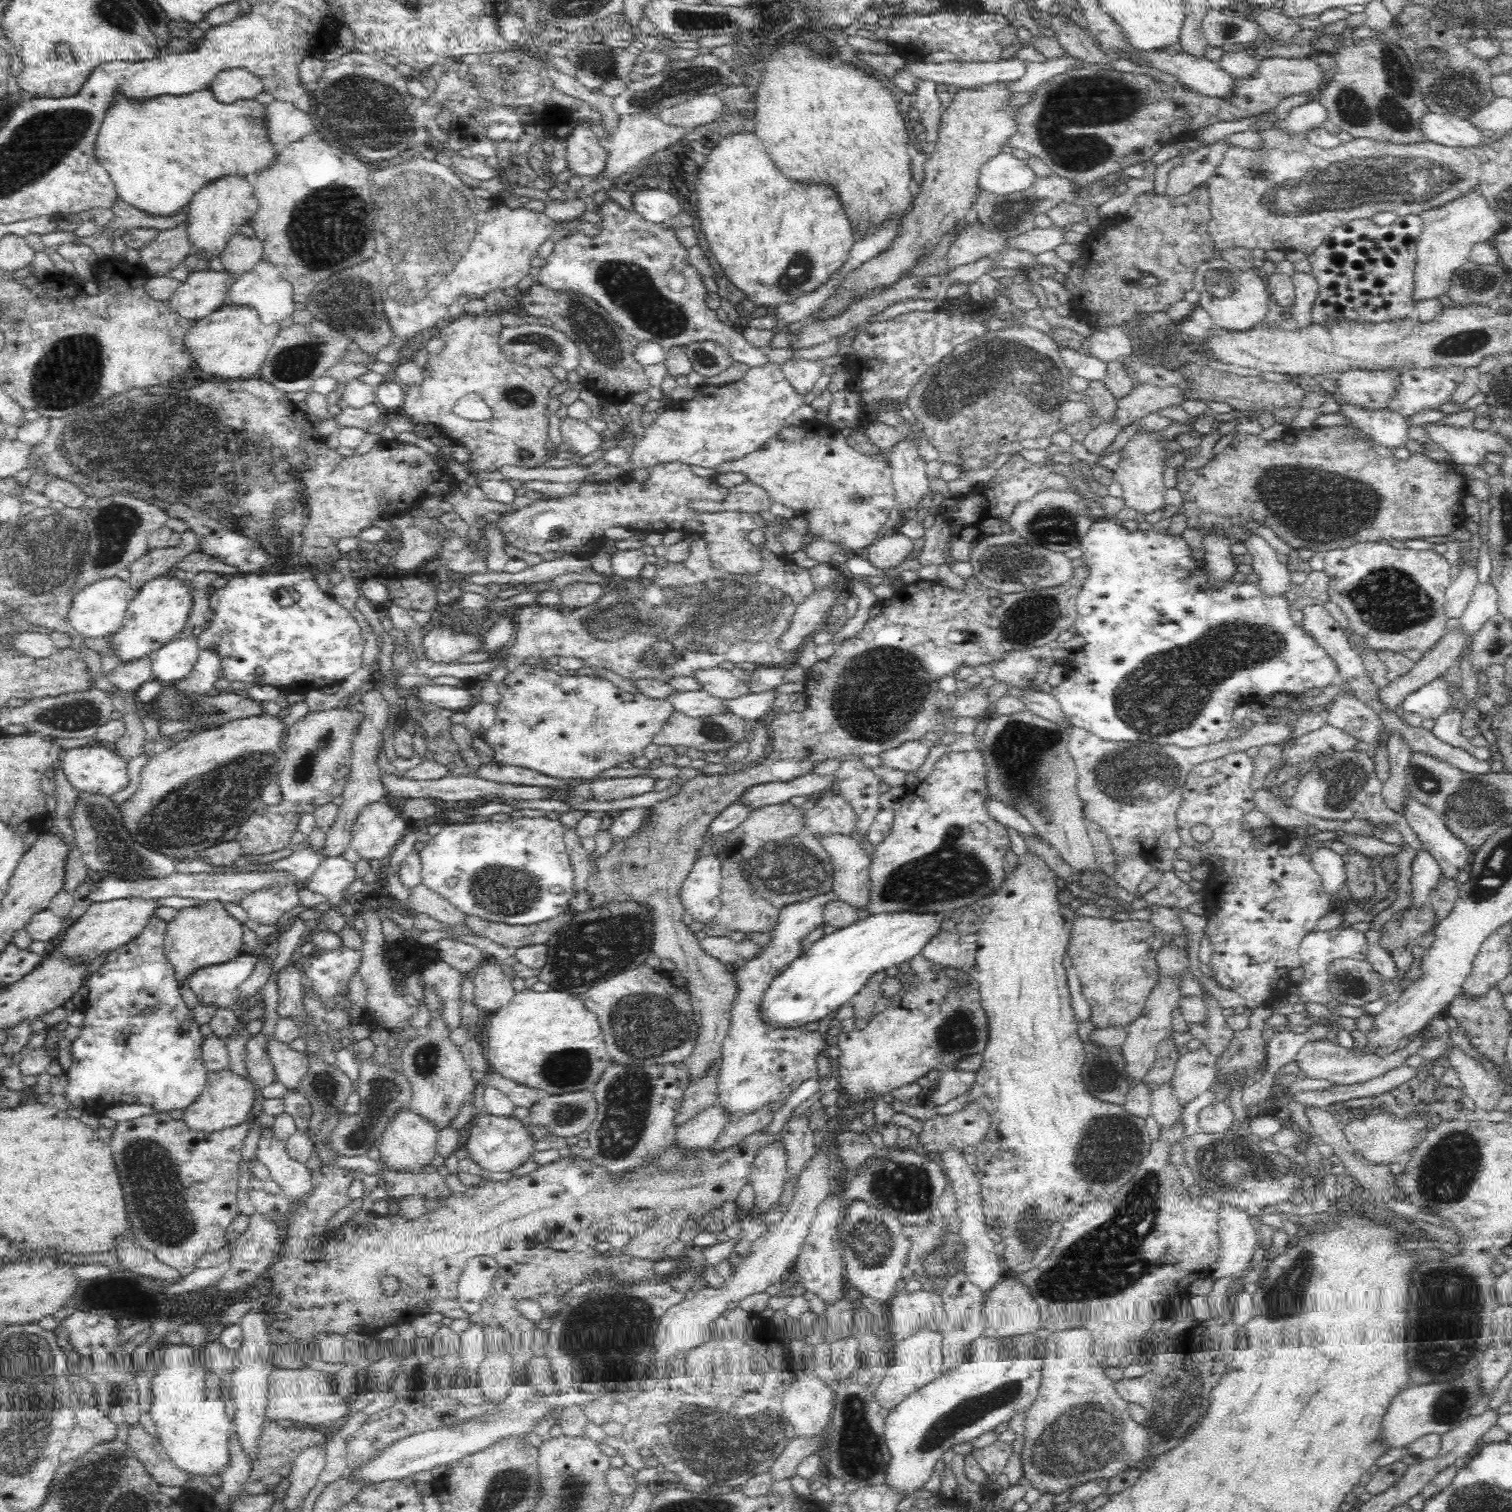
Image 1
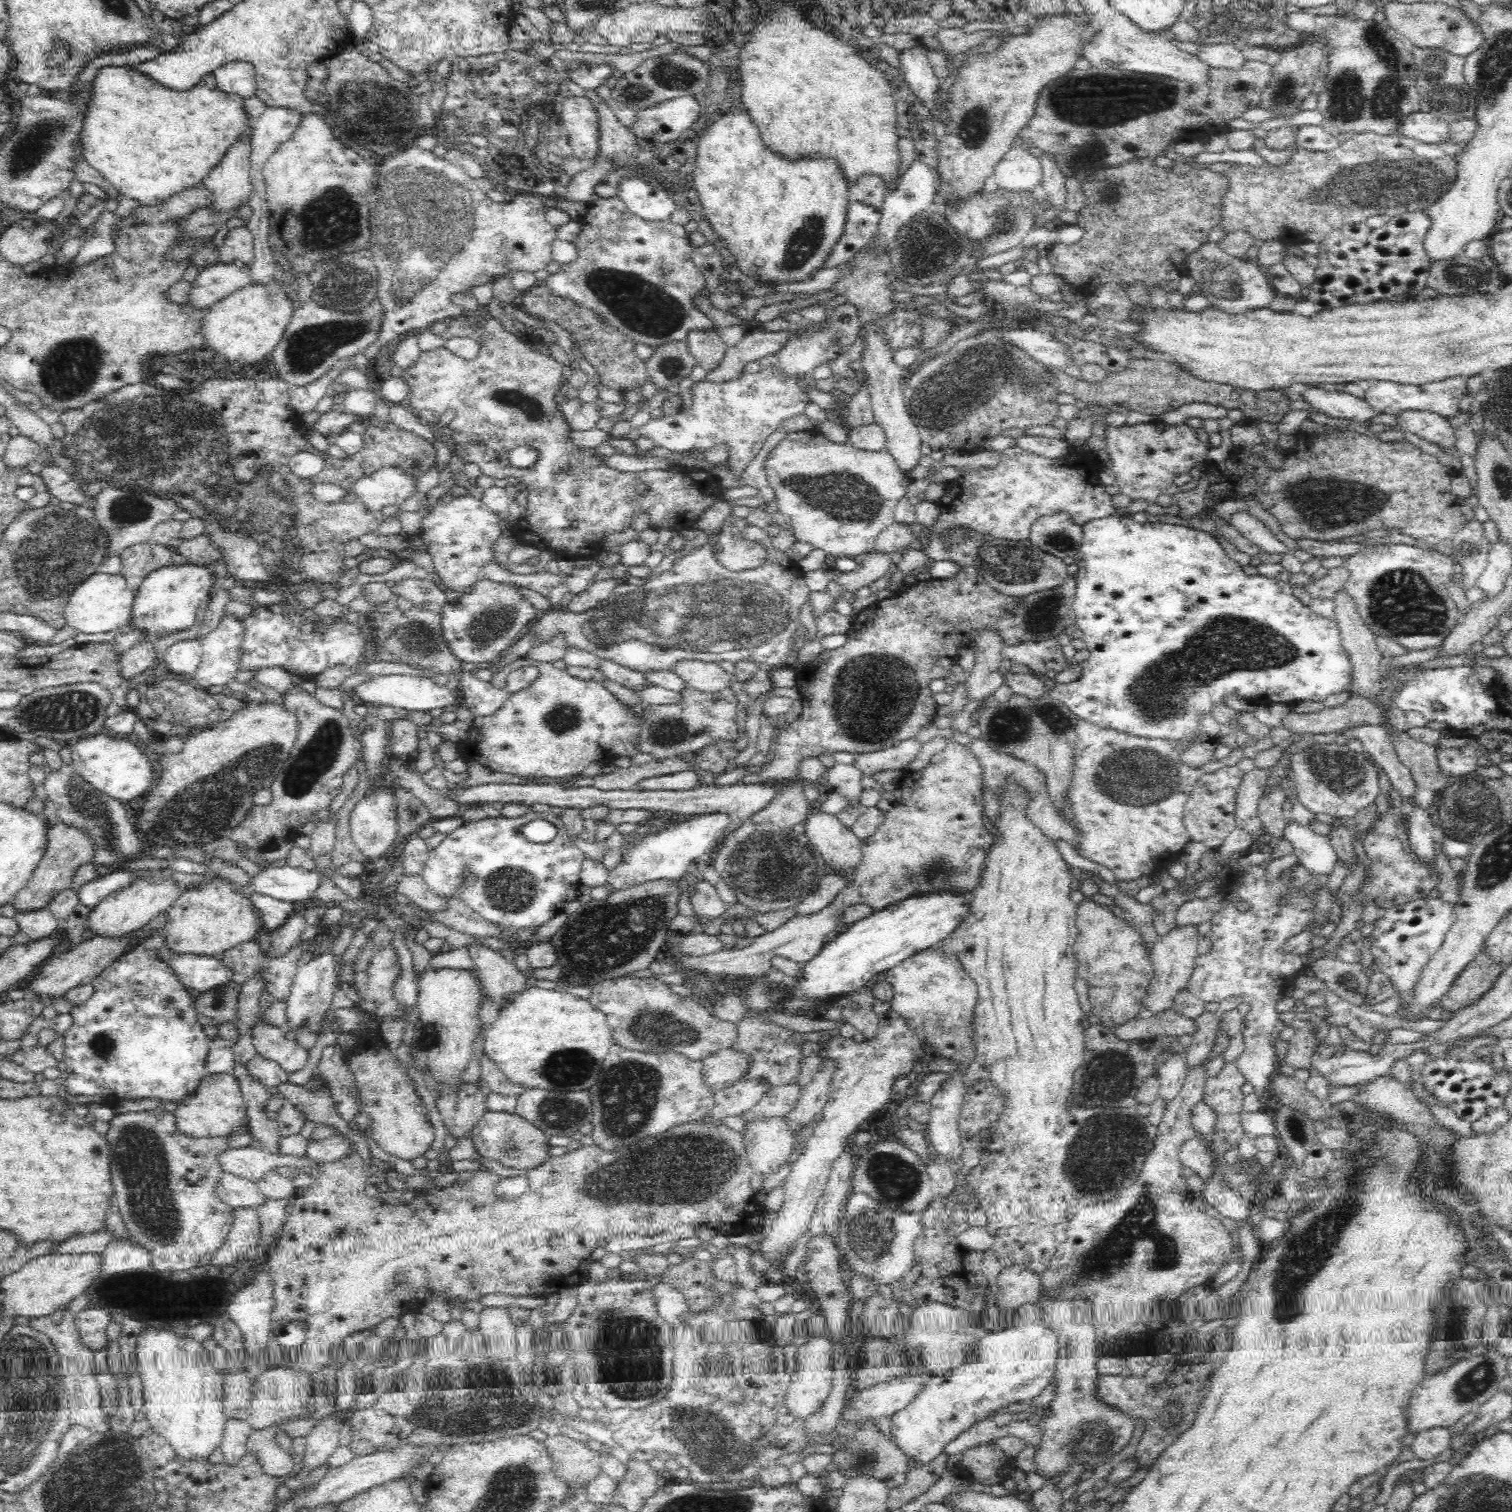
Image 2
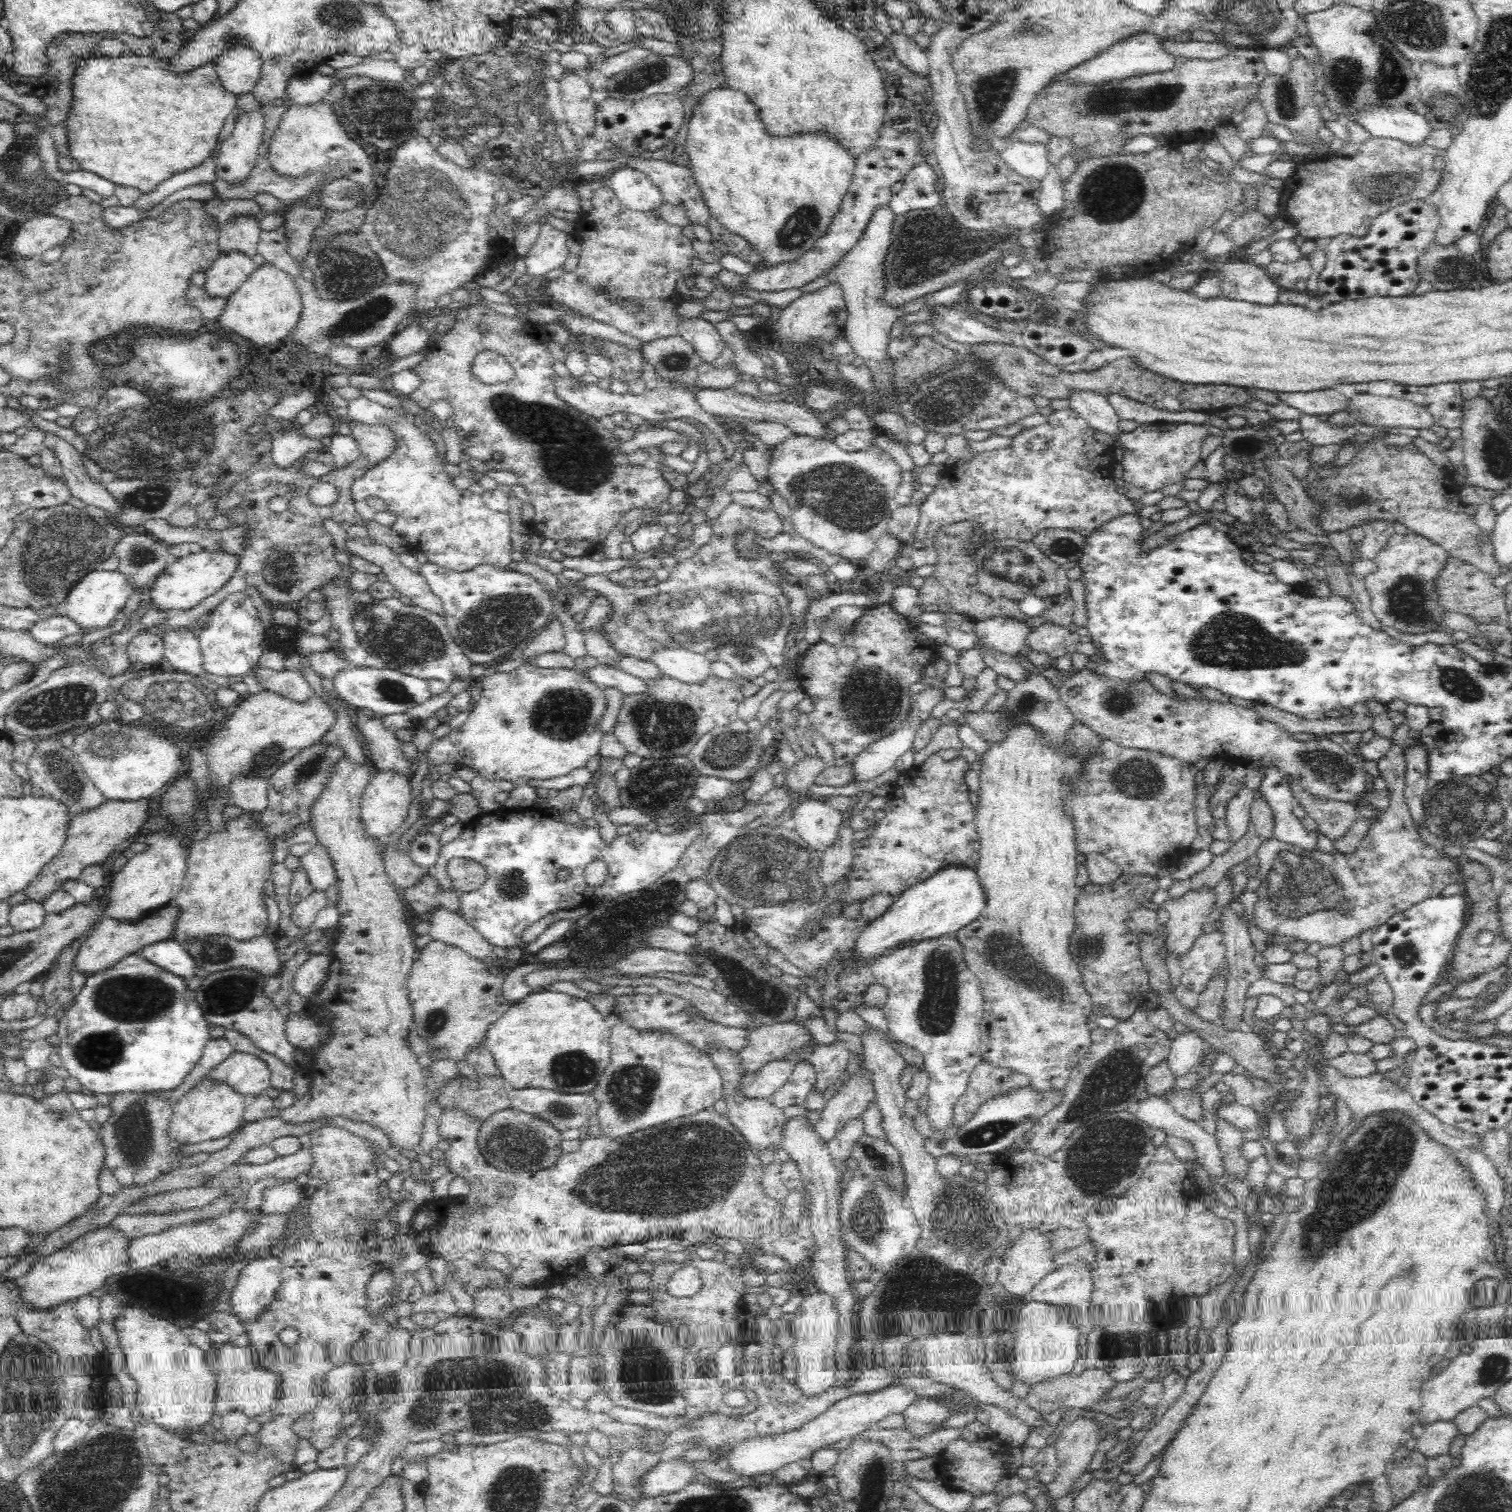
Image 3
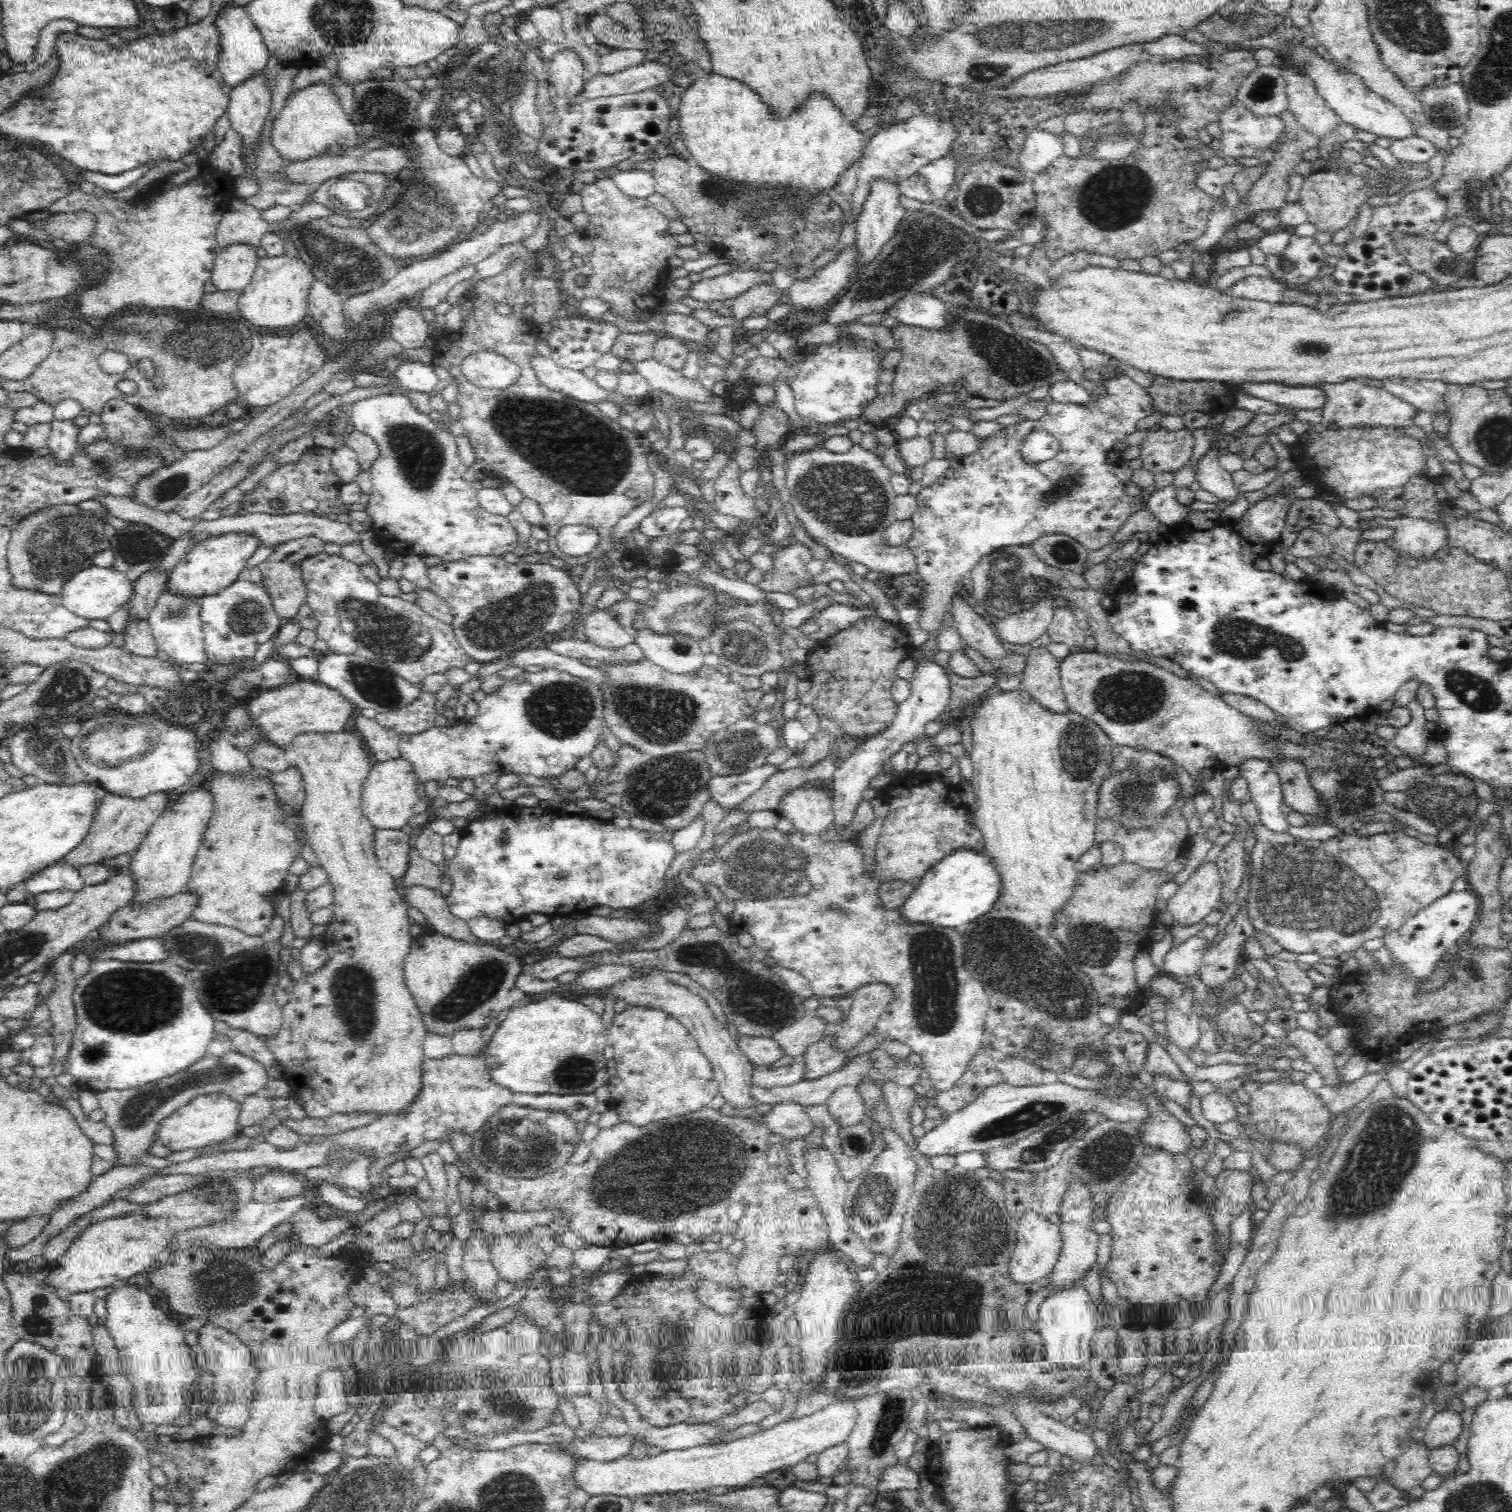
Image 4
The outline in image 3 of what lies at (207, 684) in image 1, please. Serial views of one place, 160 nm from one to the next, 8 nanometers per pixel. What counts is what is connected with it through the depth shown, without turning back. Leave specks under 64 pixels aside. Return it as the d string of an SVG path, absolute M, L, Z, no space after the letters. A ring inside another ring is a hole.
M246 592L228 596L207 616L204 629L197 632L203 656L203 669L212 676L244 676L252 666L259 664L263 654L264 625Z

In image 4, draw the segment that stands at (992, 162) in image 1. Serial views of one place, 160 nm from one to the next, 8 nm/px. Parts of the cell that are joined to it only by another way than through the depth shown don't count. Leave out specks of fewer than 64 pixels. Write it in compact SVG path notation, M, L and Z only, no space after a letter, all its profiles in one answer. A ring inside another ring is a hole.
M1036 128L1027 134L1024 146L1022 146L1016 160L1023 172L1040 174L1046 170L1047 166L1050 166L1050 163L1063 154L1060 135Z

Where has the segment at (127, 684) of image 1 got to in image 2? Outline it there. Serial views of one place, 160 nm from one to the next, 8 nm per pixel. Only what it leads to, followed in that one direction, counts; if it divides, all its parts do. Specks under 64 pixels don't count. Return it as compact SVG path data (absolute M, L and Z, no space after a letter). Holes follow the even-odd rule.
M150 640L138 641L118 658L119 673L126 680L134 680L154 664L155 650Z

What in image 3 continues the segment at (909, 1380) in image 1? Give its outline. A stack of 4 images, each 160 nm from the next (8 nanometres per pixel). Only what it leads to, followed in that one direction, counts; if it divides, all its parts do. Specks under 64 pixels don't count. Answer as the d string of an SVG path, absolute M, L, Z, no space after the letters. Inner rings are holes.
M901 1383L879 1388L872 1392L863 1392L850 1395L834 1403L816 1419L810 1420L804 1428L794 1432L786 1432L782 1436L766 1436L746 1440L744 1444L738 1444L736 1450L730 1454L730 1469L742 1476L744 1482L752 1482L756 1478L764 1479L772 1471L785 1464L796 1462L802 1458L810 1458L818 1448L840 1442L846 1438L852 1438L866 1429L873 1427L874 1423L884 1420L886 1416L904 1413L904 1410L914 1404L916 1391L907 1388Z

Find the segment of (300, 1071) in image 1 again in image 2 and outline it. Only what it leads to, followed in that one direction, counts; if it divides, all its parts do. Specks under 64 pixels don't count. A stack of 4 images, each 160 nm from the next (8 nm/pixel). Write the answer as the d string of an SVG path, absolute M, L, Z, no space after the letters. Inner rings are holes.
M261 1018L254 1024L252 1028L252 1043L256 1047L256 1052L262 1058L272 1060L278 1064L284 1072L287 1074L295 1074L302 1070L306 1066L306 1059L308 1058L308 1049L303 1048L297 1042L292 1042L285 1037L285 1029L283 1027L272 1026L271 1024L266 1024Z

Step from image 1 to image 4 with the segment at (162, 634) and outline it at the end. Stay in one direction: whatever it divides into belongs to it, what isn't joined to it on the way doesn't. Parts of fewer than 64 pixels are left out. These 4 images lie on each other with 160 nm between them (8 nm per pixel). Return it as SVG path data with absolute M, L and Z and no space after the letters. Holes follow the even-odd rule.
M224 534L203 539L188 548L184 558L171 568L164 586L166 592L182 599L202 599L218 594L239 579L248 559L258 548L256 538L249 534Z

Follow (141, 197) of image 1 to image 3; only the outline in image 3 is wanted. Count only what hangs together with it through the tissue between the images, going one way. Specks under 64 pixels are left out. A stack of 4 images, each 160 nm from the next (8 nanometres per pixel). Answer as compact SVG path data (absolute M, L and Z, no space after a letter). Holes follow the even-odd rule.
M124 54L116 58L95 57L91 55L86 60L78 62L76 73L71 79L72 104L69 116L66 118L66 125L68 125L68 147L70 147L70 153L72 153L72 157L76 158L82 170L93 172L105 178L108 182L112 182L115 186L130 186L130 188L136 188L142 194L152 194L156 190L156 186L160 182L164 182L164 179L172 178L172 176L188 172L188 170L194 170L194 168L202 166L212 156L212 152L218 146L218 134L220 134L224 122L233 110L237 108L236 97L231 92L227 92L222 86L214 62L204 65L198 68L198 70L182 76L182 78L178 78L177 76L170 75L167 71L167 62L170 59L155 60L145 56L138 58L134 54Z

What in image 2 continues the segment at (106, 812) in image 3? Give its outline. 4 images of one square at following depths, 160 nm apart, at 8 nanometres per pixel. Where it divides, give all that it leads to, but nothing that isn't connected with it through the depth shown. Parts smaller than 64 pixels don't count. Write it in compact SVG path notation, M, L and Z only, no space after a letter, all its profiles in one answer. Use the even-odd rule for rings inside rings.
M61 822L49 827L46 834L46 850L42 854L42 860L36 864L26 884L10 900L12 908L15 912L30 912L48 907L57 894L71 888L71 878L76 870L82 864L92 863L92 856L94 856L94 845L84 833Z

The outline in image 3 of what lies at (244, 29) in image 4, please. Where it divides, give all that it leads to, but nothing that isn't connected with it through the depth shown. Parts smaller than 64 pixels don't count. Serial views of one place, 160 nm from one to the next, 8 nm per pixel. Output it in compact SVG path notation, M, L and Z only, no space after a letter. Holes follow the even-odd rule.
M238 40L230 52L219 56L214 63L222 86L235 96L251 92L262 66L258 53L245 46L243 40Z

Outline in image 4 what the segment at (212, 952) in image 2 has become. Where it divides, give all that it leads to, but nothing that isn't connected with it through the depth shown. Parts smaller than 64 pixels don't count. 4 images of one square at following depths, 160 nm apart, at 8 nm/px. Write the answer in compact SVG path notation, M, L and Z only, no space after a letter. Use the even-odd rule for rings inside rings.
M217 771L212 776L209 792L214 797L214 813L186 881L186 891L197 898L190 919L201 924L234 928L248 937L262 937L267 934L275 914L272 896L275 896L275 891L281 886L282 879L290 874L292 863L302 855L302 848L305 846L299 842L297 834L300 817L290 818L278 809L278 799L269 779L232 779Z

